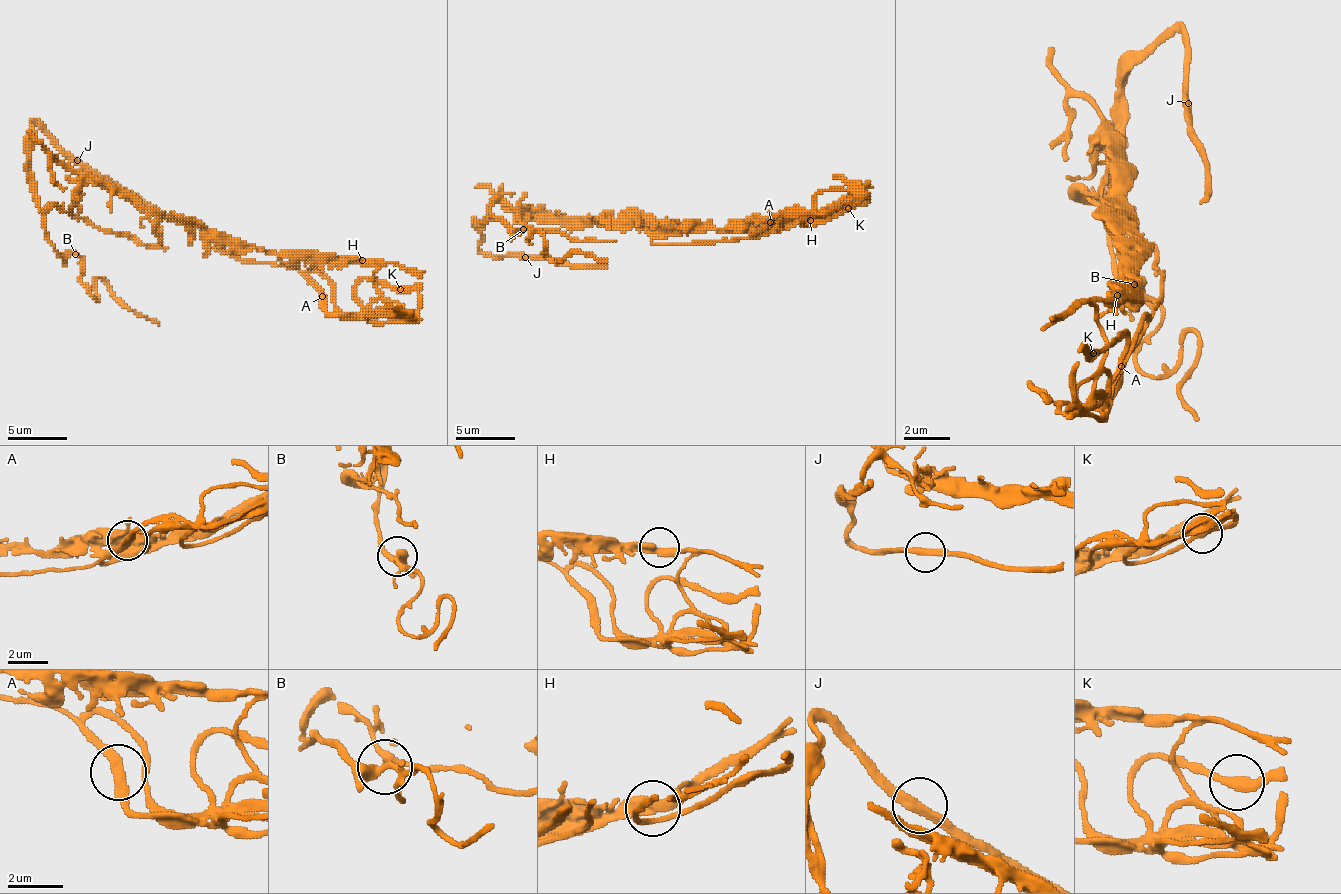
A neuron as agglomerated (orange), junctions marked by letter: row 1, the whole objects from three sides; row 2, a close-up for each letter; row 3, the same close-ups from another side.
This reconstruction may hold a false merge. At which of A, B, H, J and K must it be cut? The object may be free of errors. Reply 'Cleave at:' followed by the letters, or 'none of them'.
Cleave at: none of them

